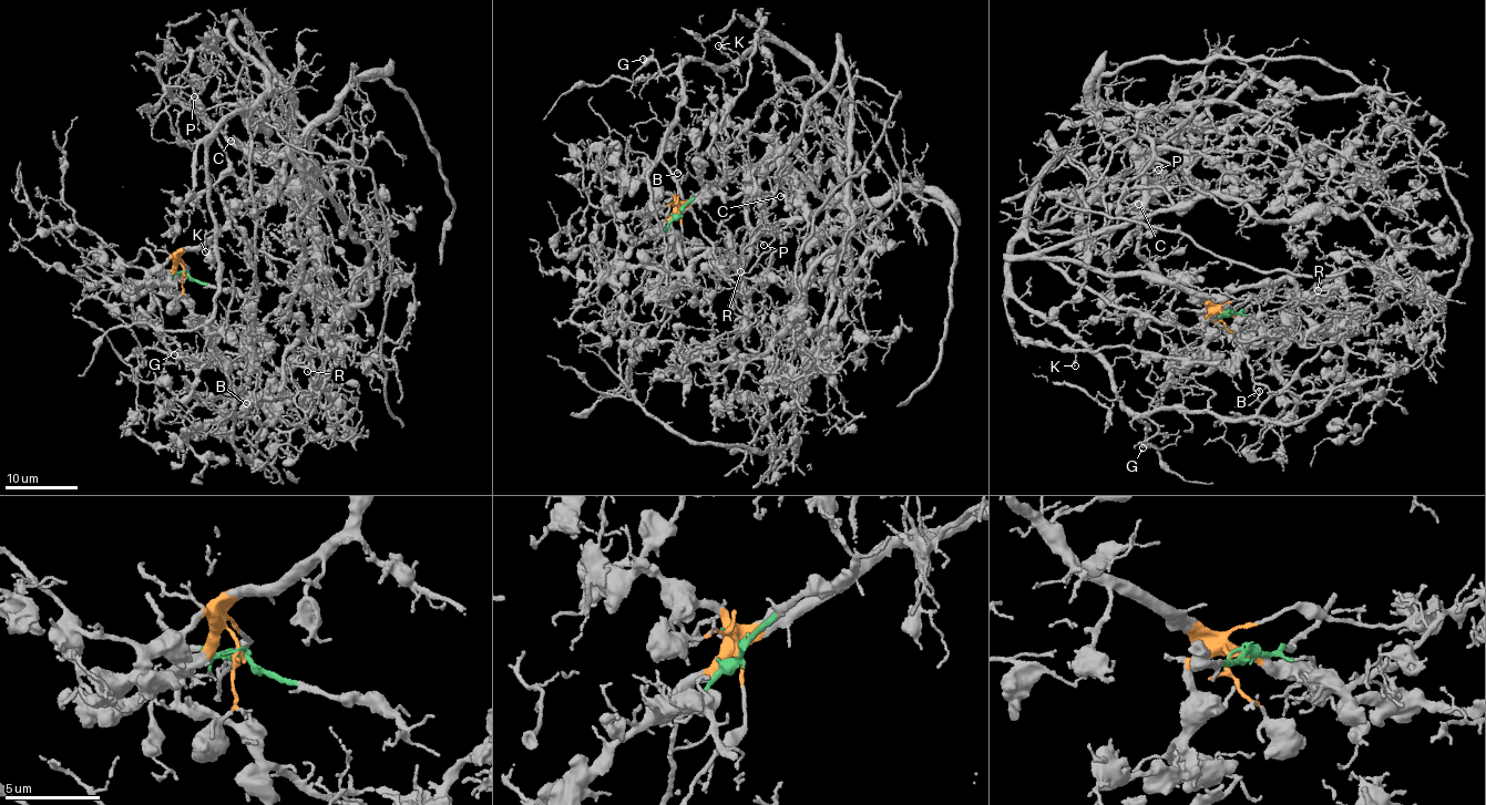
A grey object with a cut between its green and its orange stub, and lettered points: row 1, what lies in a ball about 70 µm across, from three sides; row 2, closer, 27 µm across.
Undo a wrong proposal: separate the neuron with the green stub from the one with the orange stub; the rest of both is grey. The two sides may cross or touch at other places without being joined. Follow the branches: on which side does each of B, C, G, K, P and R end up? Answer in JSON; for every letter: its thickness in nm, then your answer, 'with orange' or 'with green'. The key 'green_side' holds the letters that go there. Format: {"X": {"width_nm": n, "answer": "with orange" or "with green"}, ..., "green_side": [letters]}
{"B": {"width_nm": 130, "answer": "with green"}, "C": {"width_nm": 360, "answer": "with orange"}, "G": {"width_nm": 120, "answer": "with green"}, "K": {"width_nm": 110, "answer": "with green"}, "P": {"width_nm": 120, "answer": "with orange"}, "R": {"width_nm": 100, "answer": "with orange"}, "green_side": ["B", "G", "K"]}

